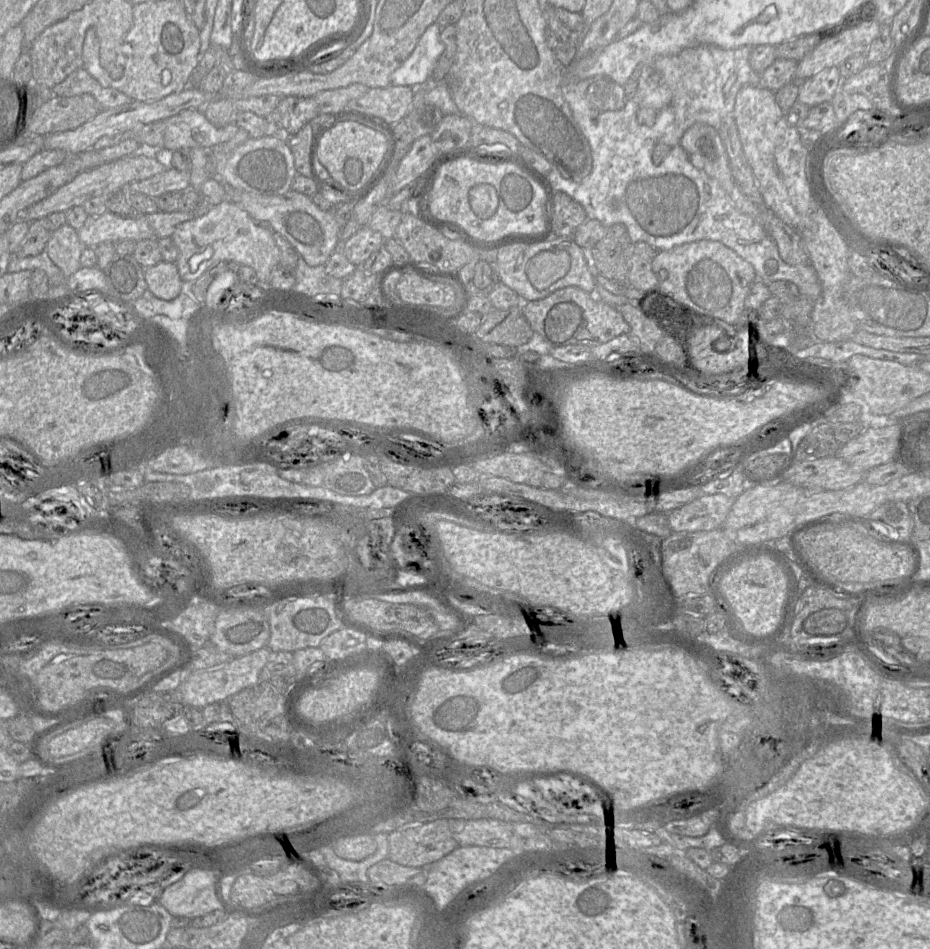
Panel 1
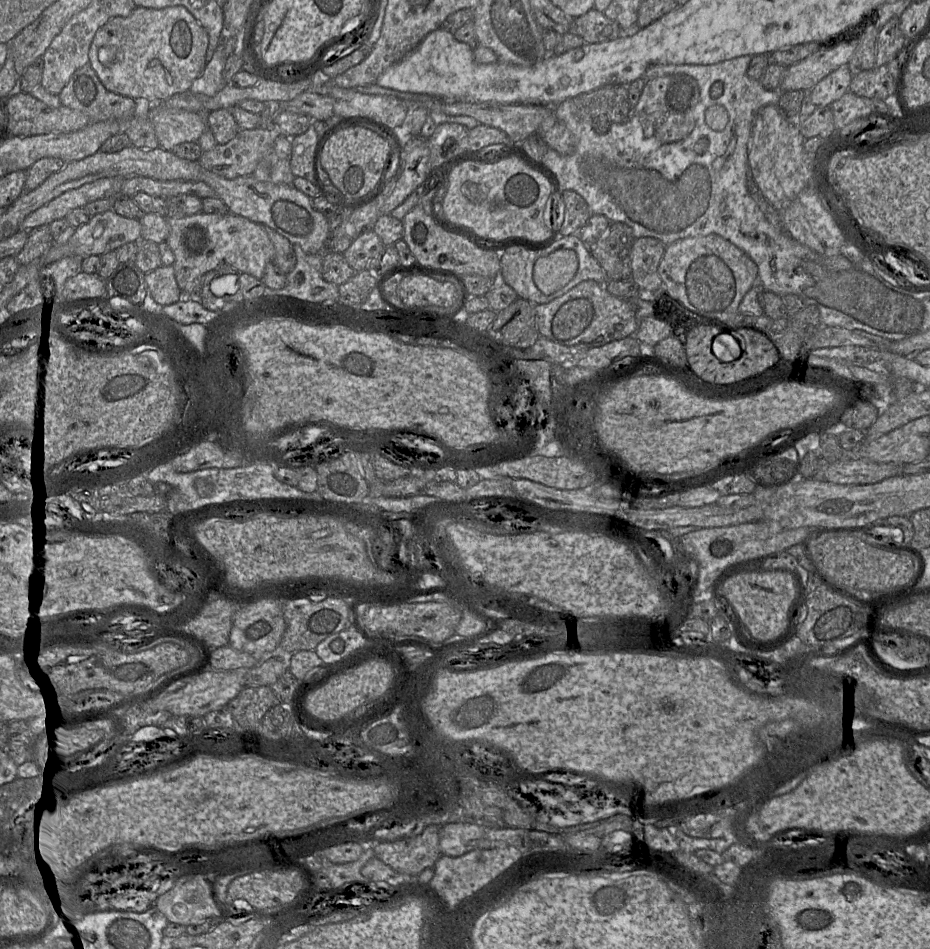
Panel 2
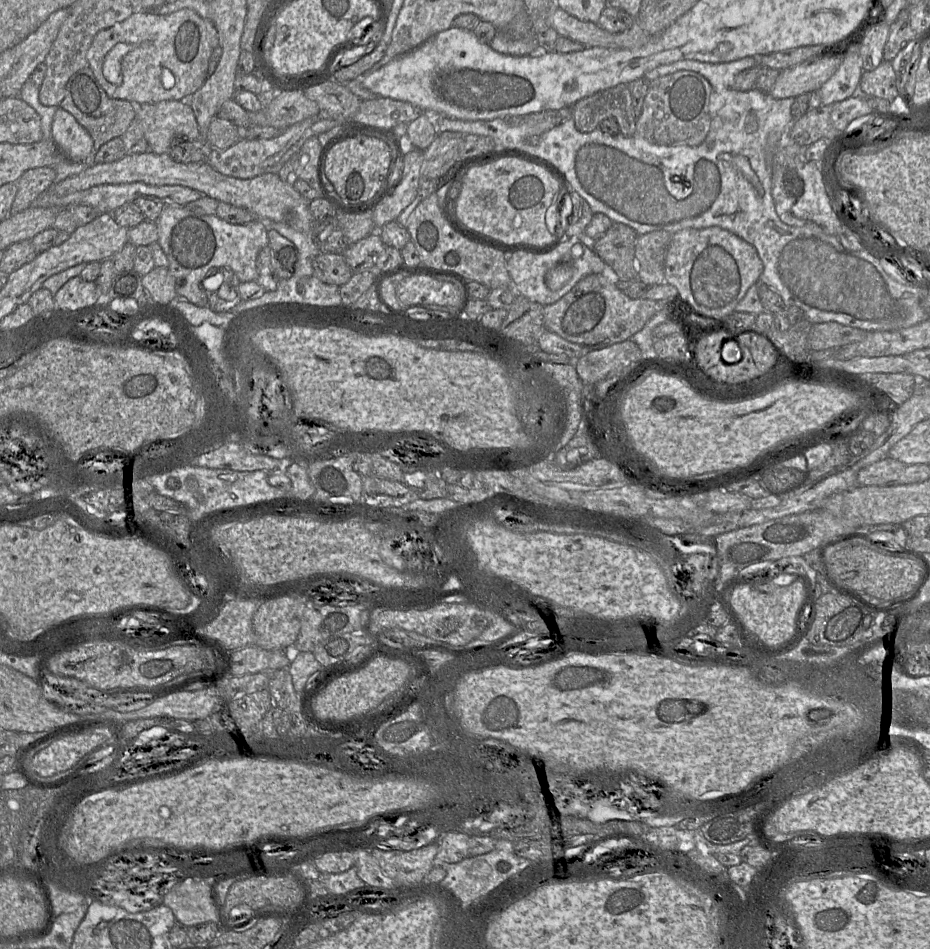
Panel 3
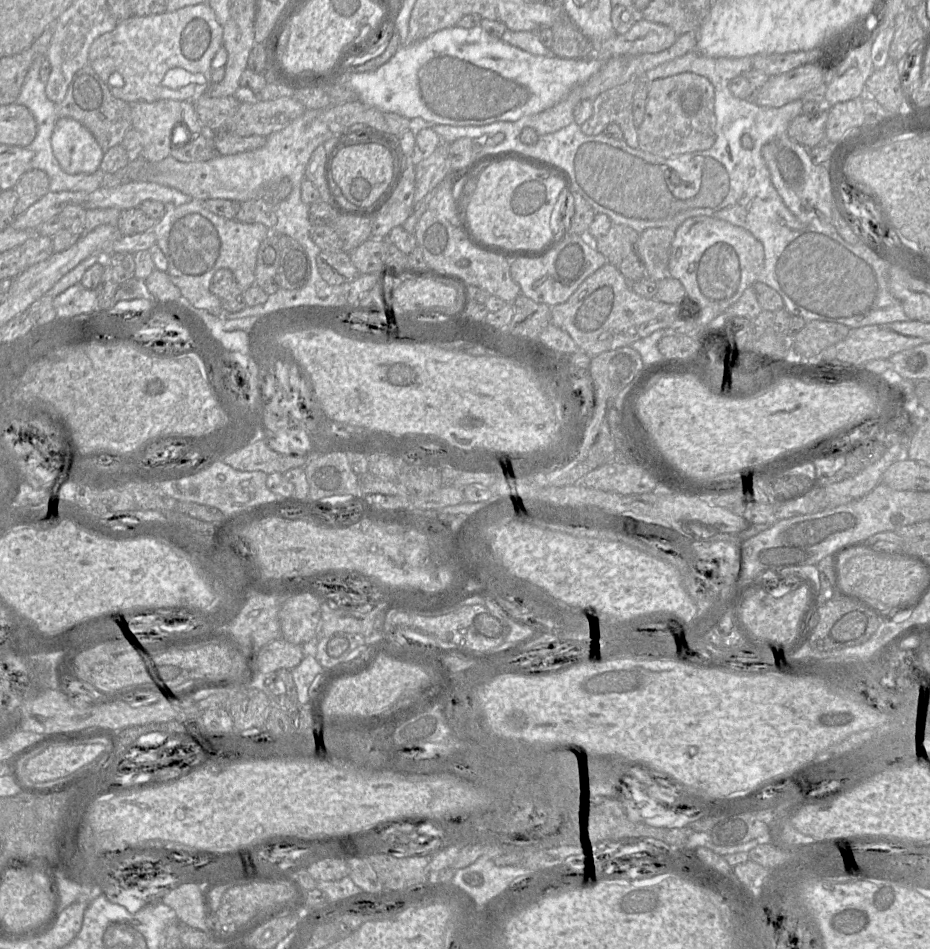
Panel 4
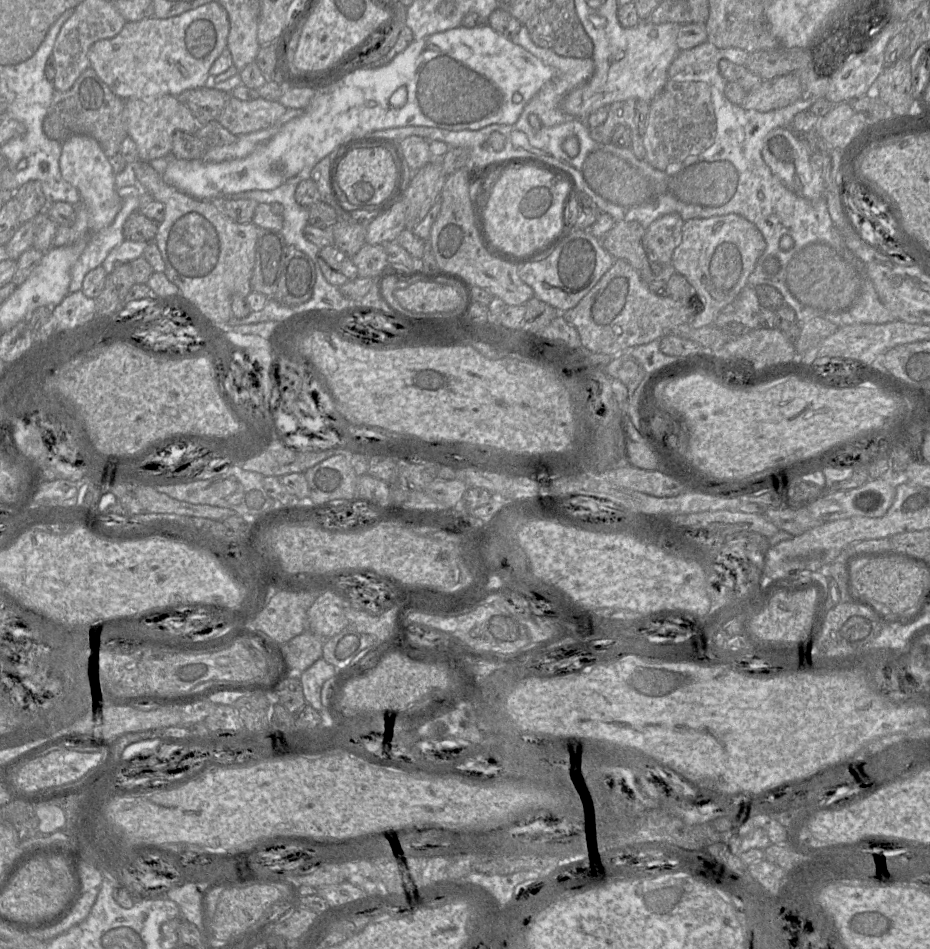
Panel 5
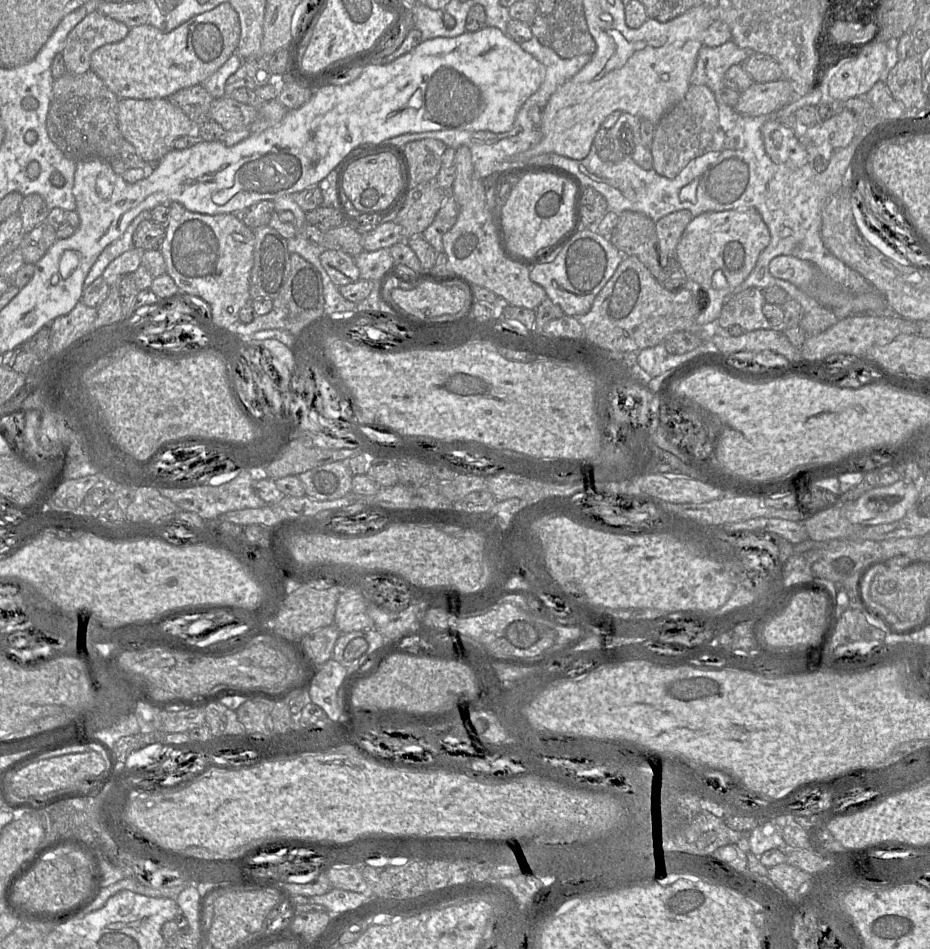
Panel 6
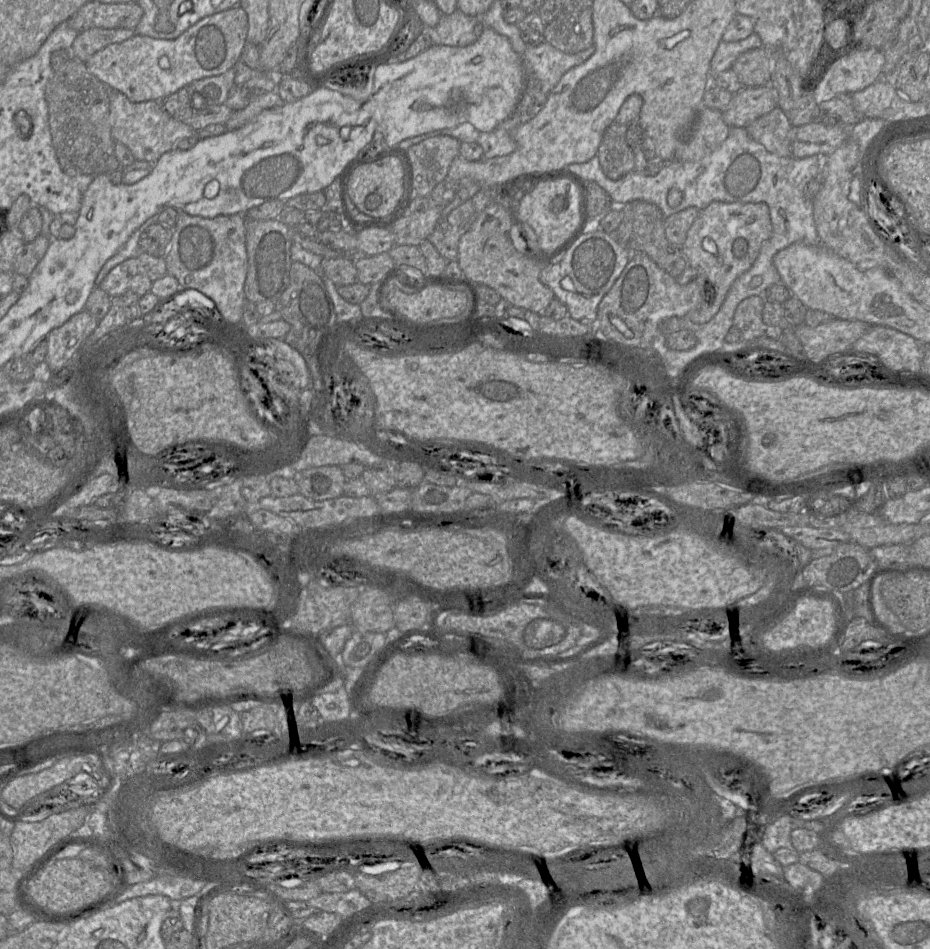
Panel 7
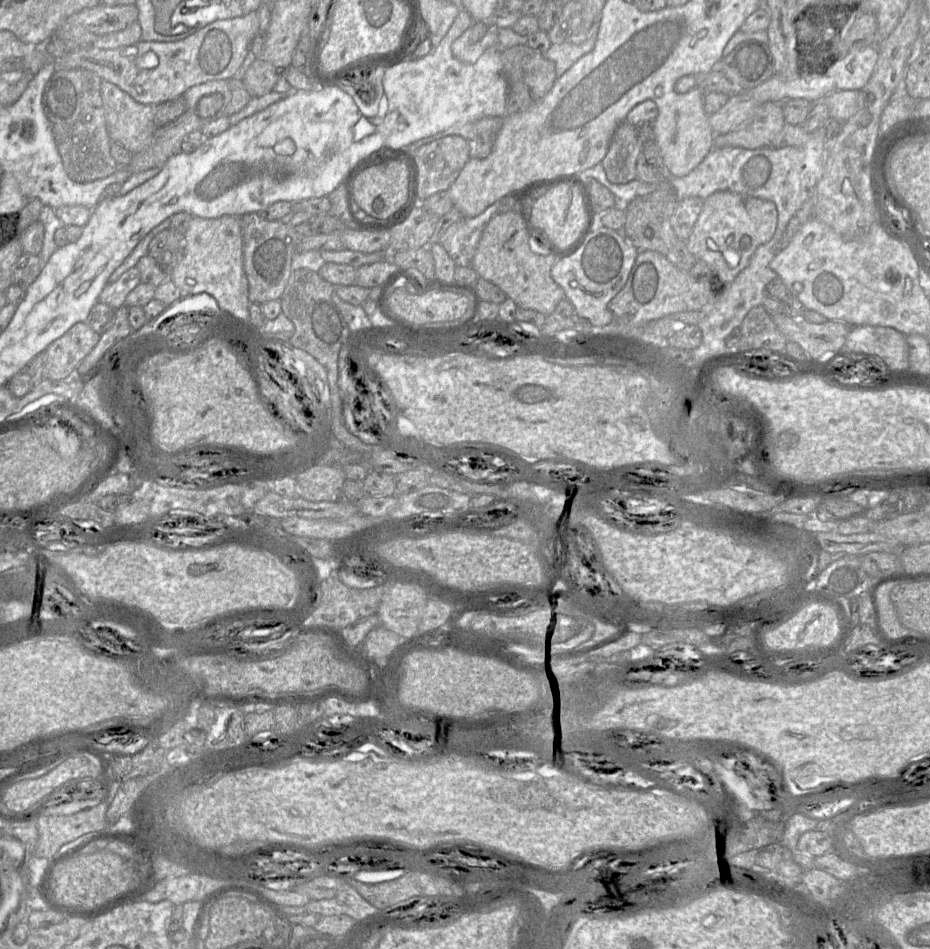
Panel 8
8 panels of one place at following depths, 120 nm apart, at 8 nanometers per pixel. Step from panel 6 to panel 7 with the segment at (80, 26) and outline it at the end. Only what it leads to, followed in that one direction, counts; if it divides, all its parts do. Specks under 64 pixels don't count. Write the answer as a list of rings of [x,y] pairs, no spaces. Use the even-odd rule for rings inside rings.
[[[91,28],[78,33],[71,50],[72,57],[86,62],[96,52],[114,43],[123,42],[136,34],[129,28]]]

